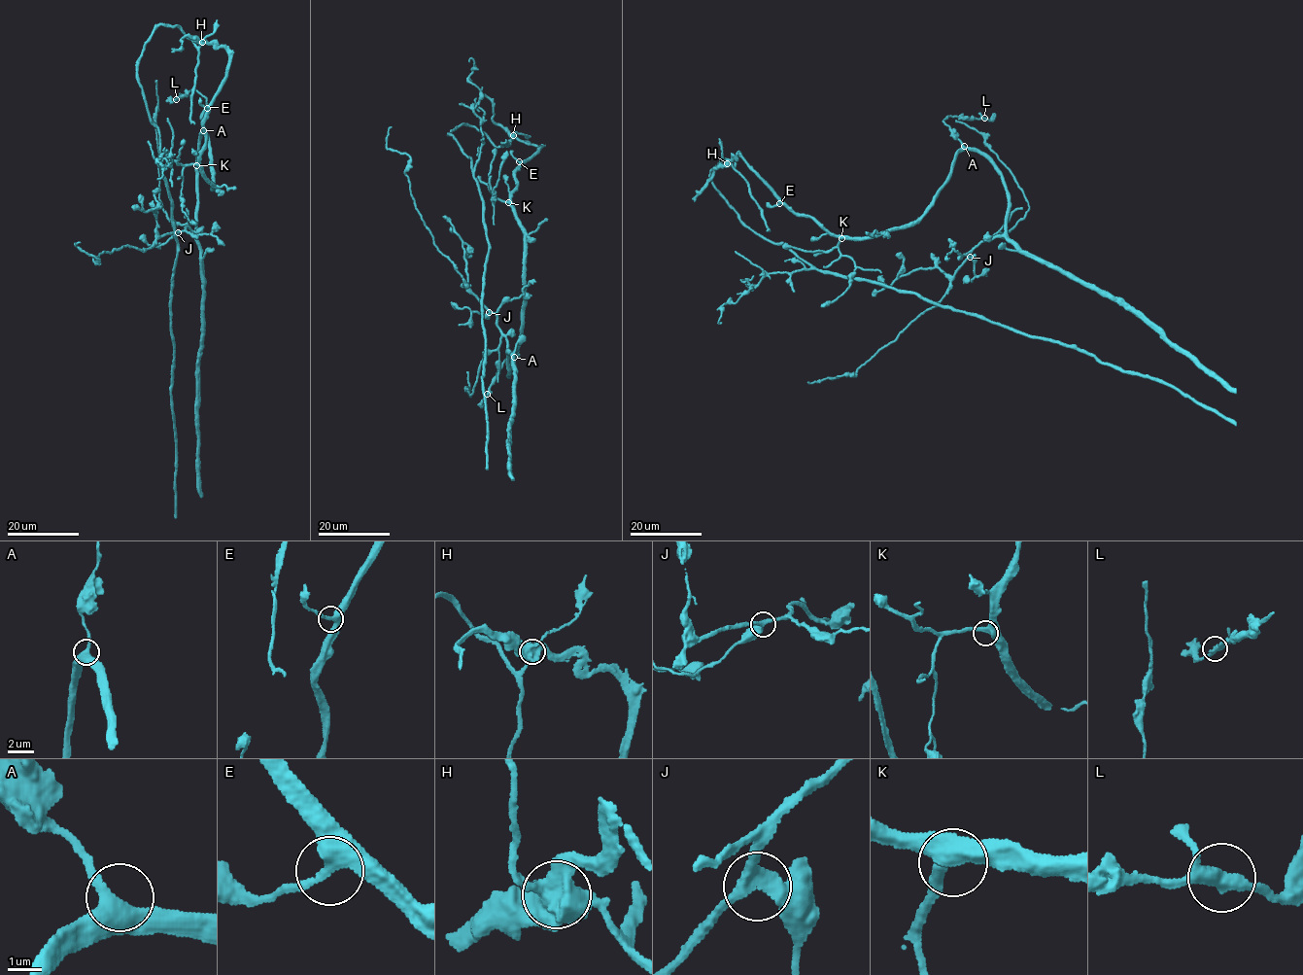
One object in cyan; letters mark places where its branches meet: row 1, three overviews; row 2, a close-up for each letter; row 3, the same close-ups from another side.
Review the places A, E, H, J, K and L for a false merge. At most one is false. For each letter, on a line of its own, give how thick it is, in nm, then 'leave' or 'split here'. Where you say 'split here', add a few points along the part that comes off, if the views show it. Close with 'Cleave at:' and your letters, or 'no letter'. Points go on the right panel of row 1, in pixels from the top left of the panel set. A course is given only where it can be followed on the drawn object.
A: 420 nm | leave
E: 320 nm | leave
H: 600 nm | split here | (727, 163), (735, 161), (724, 160), (710, 180), (738, 219), (817, 269), (1075, 345), (1158, 379), (1235, 425)
J: 320 nm | leave
K: 400 nm | leave
L: 300 nm | leave
Cleave at: H

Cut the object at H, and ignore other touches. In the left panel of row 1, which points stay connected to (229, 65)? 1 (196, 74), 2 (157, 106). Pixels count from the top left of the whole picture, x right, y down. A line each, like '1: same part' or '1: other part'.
1: other part
2: same part

